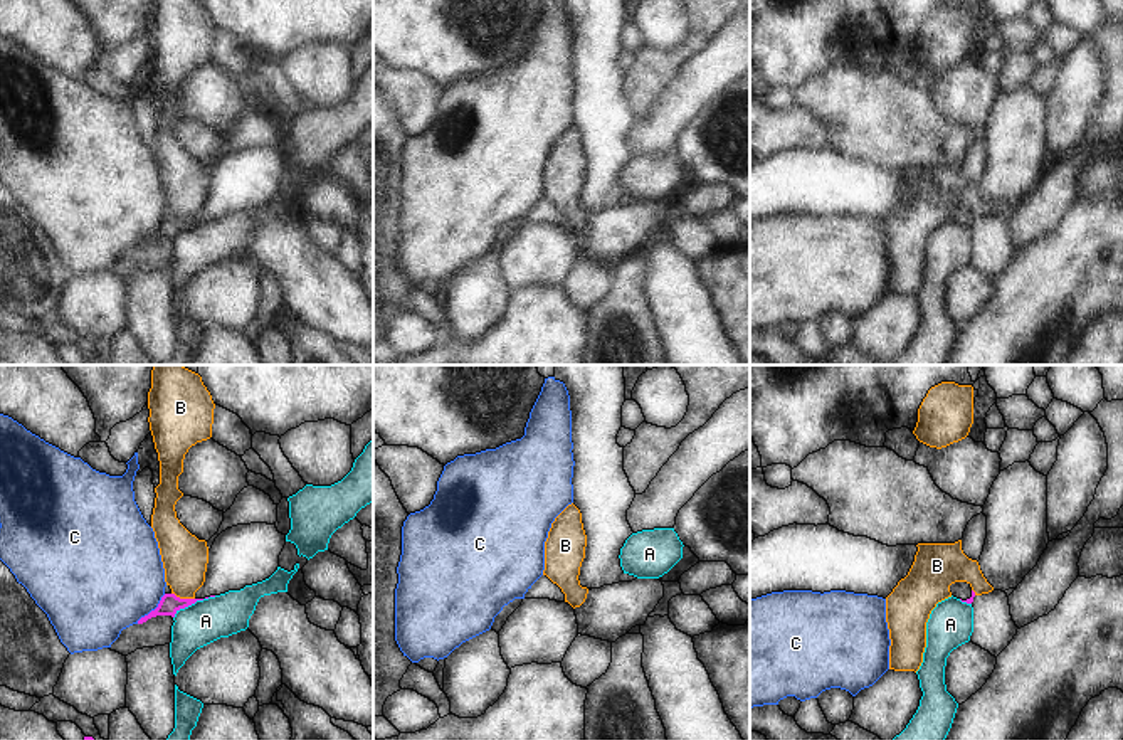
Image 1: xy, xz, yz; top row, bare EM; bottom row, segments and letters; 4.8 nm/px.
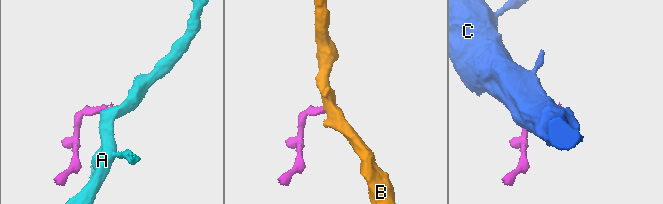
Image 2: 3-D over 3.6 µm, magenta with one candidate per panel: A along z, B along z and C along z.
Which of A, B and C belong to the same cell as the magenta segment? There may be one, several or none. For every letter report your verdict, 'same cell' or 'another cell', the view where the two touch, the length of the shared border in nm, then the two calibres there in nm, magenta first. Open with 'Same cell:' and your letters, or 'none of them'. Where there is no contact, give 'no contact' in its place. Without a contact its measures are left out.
Same cell: none of them
A: another cell; meets magenta in xy; contact 240 nm long; 90 nm thick on the magenta side, 200 nm on the other
B: another cell; meets magenta in xy; contact 120 nm long; 90 nm thick on the magenta side, 220 nm on the other
C: another cell; meets magenta in xy; contact 200 nm long; 90 nm thick on the magenta side, 480 nm on the other

